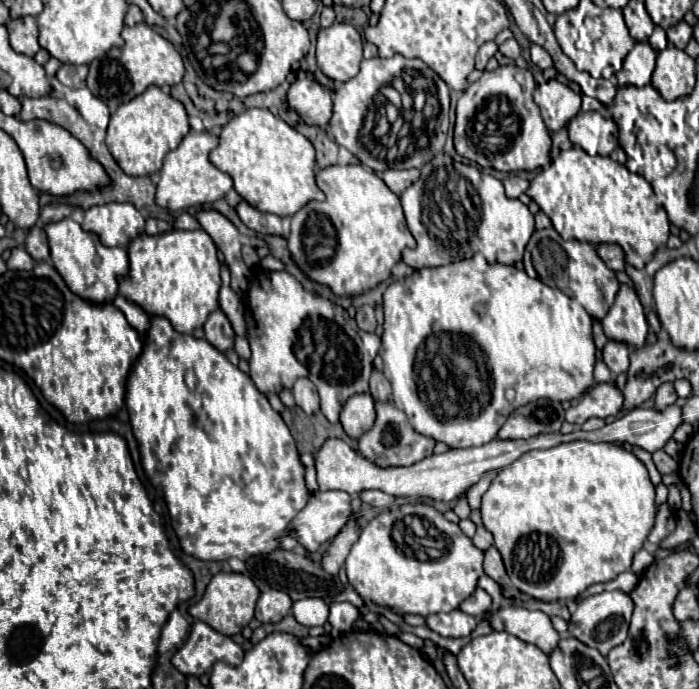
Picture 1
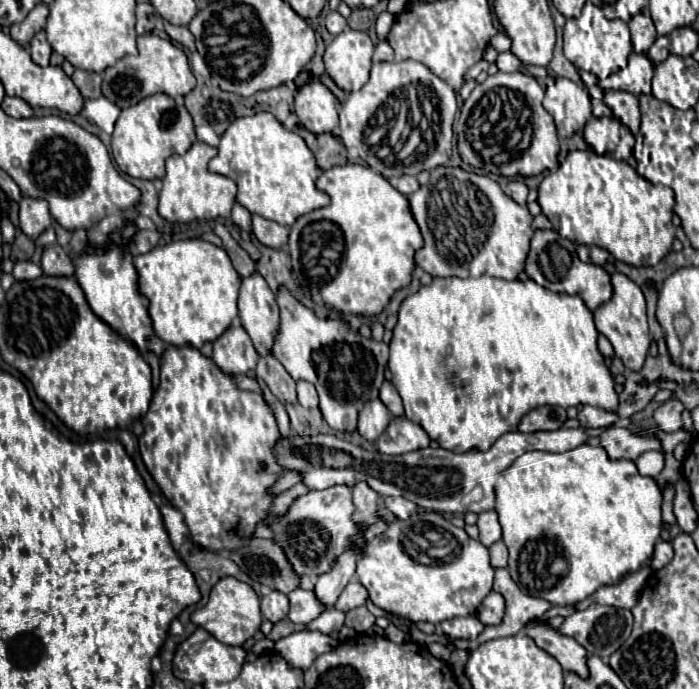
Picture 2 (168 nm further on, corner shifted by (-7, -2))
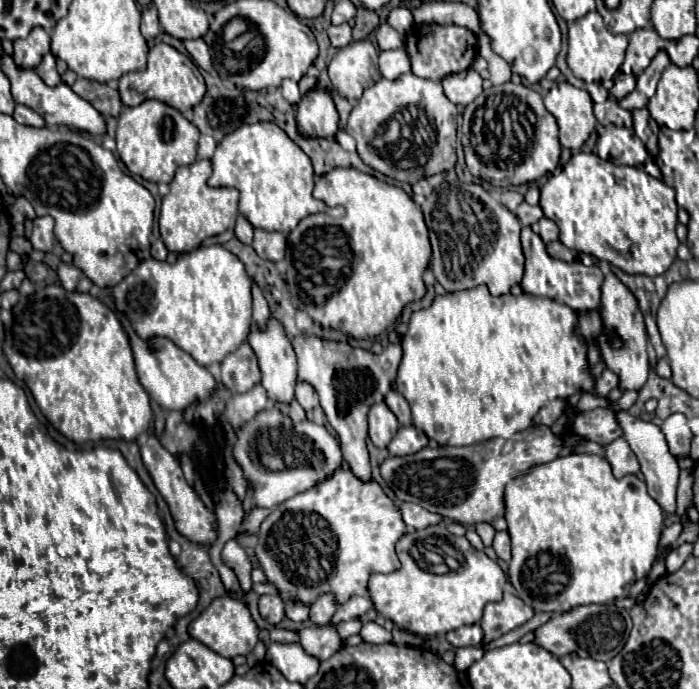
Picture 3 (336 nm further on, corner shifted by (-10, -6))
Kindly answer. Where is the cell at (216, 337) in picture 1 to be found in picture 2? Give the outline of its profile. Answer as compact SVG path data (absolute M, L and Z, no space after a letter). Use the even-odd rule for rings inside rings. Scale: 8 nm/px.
M231 325L219 339L213 341L213 361L233 377L255 369L257 351L241 325Z

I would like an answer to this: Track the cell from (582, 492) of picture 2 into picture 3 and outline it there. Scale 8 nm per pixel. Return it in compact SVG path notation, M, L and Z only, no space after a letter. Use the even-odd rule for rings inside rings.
M568 455L536 465L528 475L506 487L506 521L512 537L512 561L508 579L516 595L534 611L568 611L576 605L610 603L624 597L634 579L648 575L664 525L660 505L648 495L636 475L614 479L610 463L598 455Z

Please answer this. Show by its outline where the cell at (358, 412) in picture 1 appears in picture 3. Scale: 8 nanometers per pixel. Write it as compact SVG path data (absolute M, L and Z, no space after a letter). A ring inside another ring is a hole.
M376 403L372 405L372 411L368 413L368 425L370 425L370 439L376 447L384 449L390 439L398 431L398 419L392 415L386 403Z

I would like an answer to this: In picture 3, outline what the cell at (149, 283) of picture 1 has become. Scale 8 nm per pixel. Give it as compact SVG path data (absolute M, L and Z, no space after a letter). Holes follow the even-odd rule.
M204 245L198 251L192 251L180 257L176 263L146 259L142 261L130 275L126 275L114 289L112 289L112 311L116 315L124 315L134 329L134 333L142 341L150 341L154 337L166 337L186 353L194 357L198 365L212 365L222 363L222 359L236 351L250 333L252 327L252 279L244 271L244 263L224 249L222 245Z

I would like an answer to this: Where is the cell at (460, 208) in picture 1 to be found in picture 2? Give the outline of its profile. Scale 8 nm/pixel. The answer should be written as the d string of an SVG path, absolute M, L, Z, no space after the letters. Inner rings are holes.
M437 167L431 171L431 179L427 185L421 185L415 193L409 195L411 213L421 229L425 239L423 249L415 253L415 263L433 277L477 277L481 273L489 273L491 277L515 279L523 267L529 253L529 243L533 237L533 215L527 207L521 207L513 199L509 199L497 181L485 175L467 173L455 167Z

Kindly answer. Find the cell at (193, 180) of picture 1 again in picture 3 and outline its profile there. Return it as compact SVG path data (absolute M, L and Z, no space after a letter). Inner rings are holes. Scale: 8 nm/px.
M196 161L192 165L182 165L176 169L176 177L170 183L170 193L162 199L160 209L160 237L170 253L178 253L178 257L194 251L202 245L204 239L224 233L226 229L234 229L238 217L238 197L240 193L230 187L208 187L206 181L212 173L210 161Z

